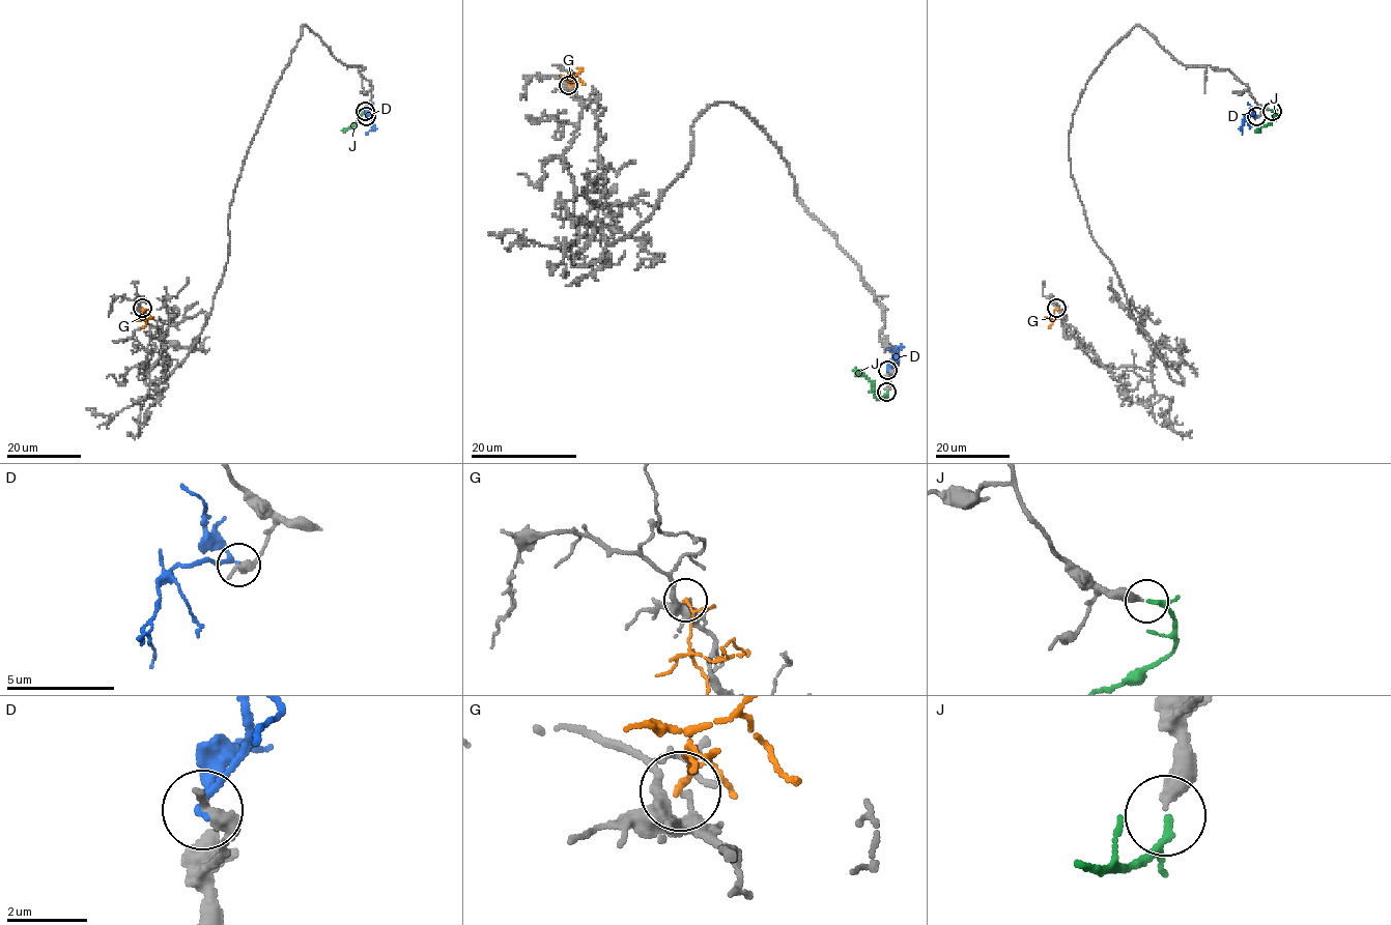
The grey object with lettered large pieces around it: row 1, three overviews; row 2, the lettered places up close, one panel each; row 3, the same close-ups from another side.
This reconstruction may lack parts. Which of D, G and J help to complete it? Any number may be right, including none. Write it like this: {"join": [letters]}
{"join": ["J"]}

